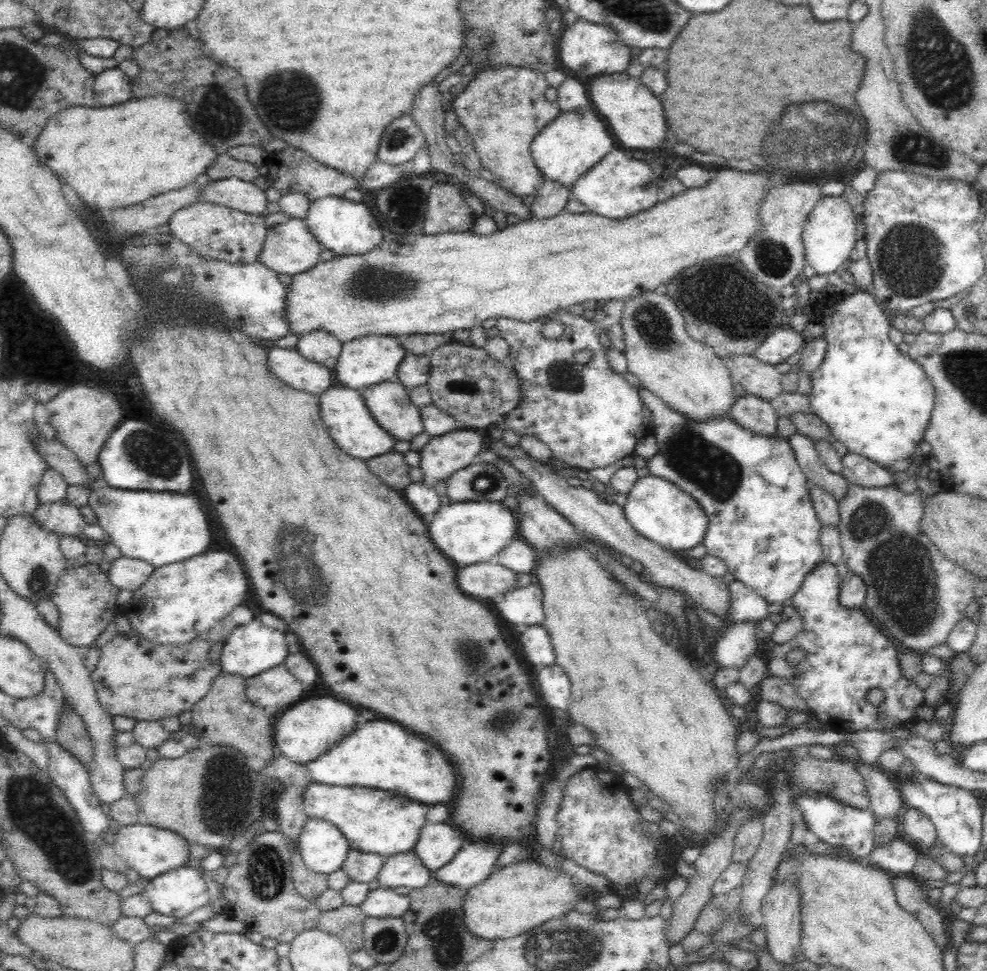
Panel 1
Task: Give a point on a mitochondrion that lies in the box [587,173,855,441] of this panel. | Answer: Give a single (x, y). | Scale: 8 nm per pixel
(652, 324)

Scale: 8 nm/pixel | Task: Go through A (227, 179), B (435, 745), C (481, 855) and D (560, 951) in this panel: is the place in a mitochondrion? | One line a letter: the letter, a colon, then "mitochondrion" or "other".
A: other
B: other
C: other
D: mitochondrion

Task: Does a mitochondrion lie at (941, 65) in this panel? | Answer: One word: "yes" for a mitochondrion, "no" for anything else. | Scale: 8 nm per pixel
yes

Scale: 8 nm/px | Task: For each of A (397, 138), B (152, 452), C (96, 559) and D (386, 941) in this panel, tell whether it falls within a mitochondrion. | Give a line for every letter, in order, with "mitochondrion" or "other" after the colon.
A: mitochondrion
B: mitochondrion
C: other
D: mitochondrion

